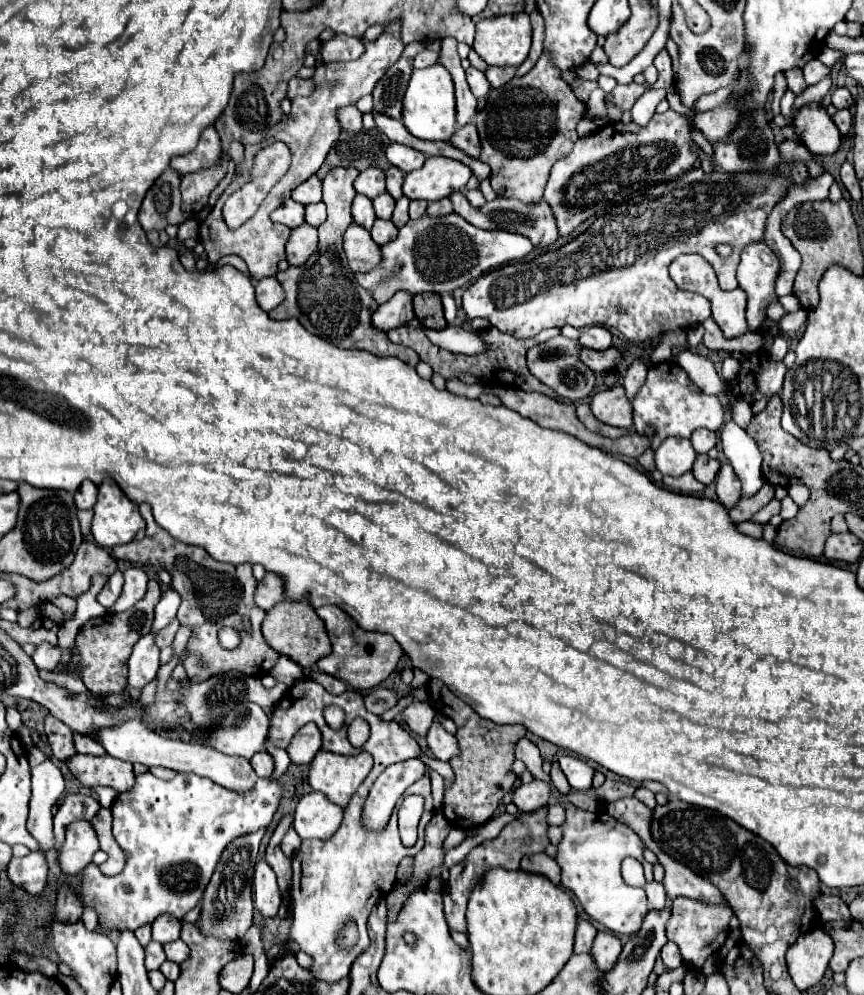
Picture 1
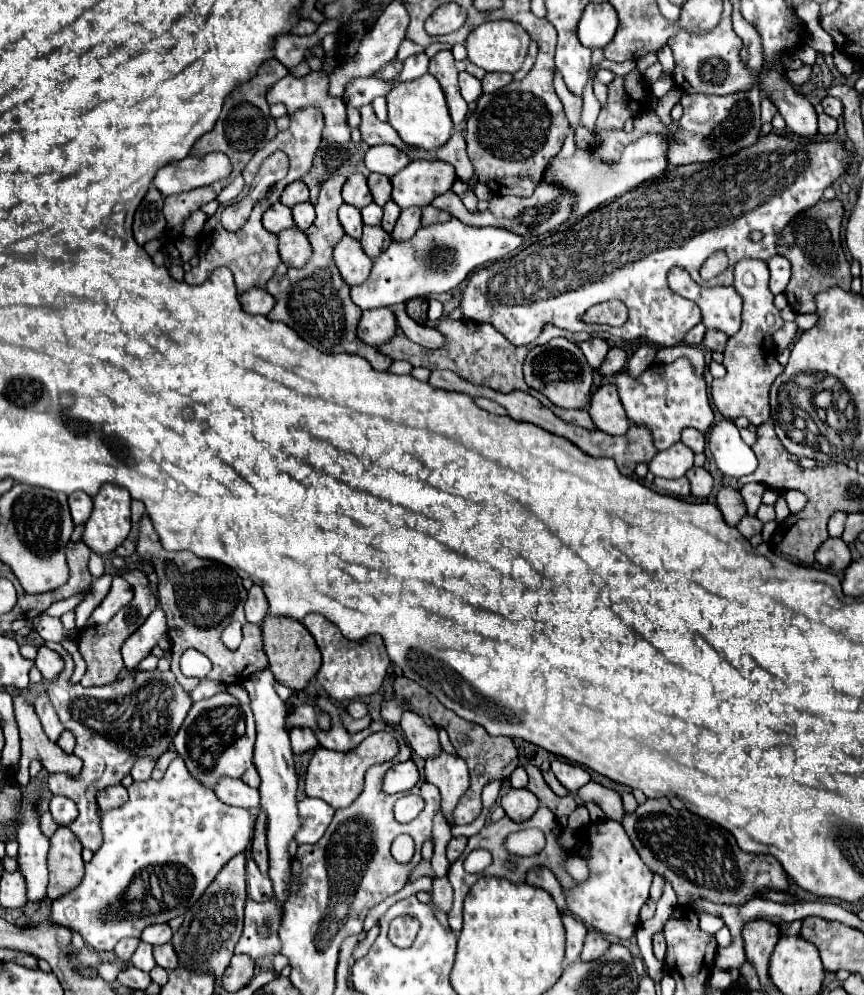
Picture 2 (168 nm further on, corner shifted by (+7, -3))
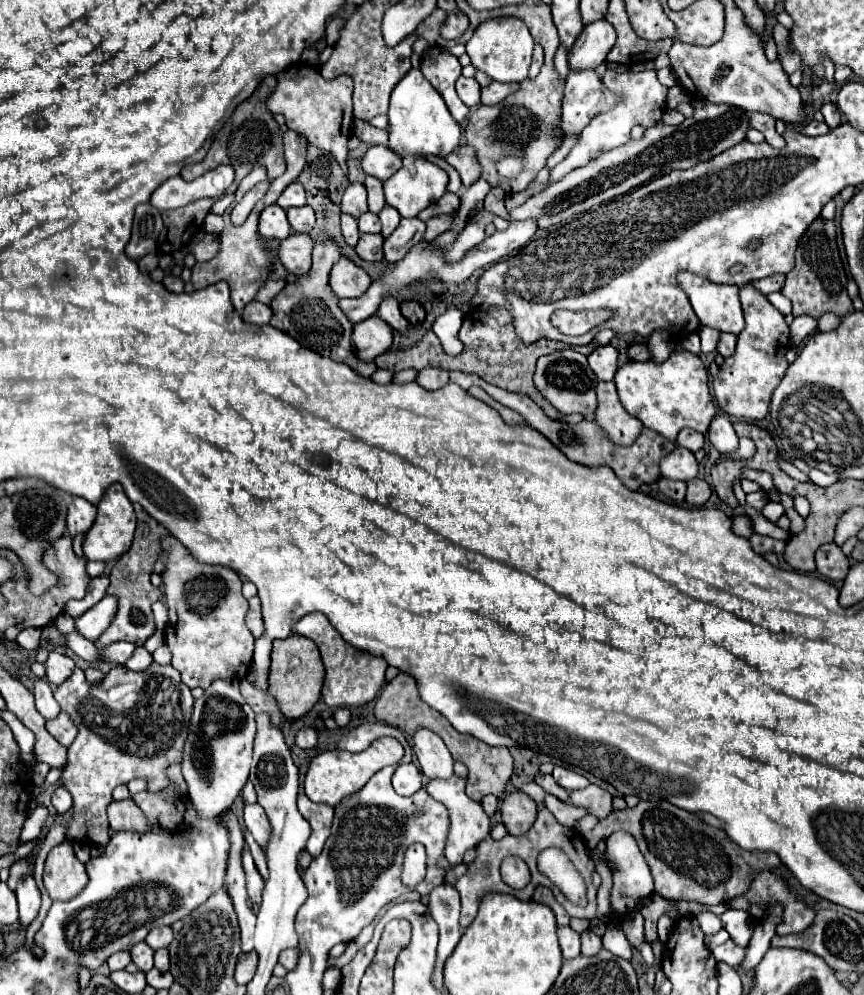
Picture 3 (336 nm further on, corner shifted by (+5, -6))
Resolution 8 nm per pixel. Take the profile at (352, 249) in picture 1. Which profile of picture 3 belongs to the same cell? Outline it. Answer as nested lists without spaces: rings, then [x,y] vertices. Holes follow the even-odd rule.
[[[341,257],[331,269],[329,285],[337,297],[361,297],[369,289],[371,277],[349,257]]]

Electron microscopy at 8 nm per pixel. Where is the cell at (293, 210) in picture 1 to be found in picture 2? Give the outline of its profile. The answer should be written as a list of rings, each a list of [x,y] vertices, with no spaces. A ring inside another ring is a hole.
[[[275,202],[265,214],[263,214],[263,228],[269,230],[271,234],[279,234],[285,228],[295,226],[293,218],[291,218],[291,208],[287,208],[281,202]]]

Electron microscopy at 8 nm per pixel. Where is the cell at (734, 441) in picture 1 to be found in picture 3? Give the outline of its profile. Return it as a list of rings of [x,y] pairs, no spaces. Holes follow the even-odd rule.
[[[717,415],[711,425],[709,425],[709,441],[711,445],[725,457],[737,451],[739,447],[739,437],[733,429],[733,423],[727,419],[727,415]]]

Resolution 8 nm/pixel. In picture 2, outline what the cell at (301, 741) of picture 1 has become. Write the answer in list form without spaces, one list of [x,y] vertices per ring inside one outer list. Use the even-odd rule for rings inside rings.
[[[291,728],[289,738],[291,738],[291,746],[293,746],[295,754],[303,754],[303,752],[319,746],[315,732],[311,728]]]

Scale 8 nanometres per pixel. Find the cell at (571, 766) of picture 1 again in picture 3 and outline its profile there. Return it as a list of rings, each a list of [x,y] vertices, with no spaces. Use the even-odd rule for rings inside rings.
[[[555,767],[553,777],[555,777],[555,781],[557,781],[563,789],[567,789],[567,791],[583,789],[585,785],[589,785],[587,777],[583,777],[581,773],[577,773],[577,771],[573,771],[573,769],[565,769],[565,767]]]

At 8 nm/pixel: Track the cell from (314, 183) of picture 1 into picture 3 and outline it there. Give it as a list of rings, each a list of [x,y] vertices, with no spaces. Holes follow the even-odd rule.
[[[291,183],[283,193],[281,193],[281,197],[277,199],[277,205],[279,207],[283,207],[285,211],[289,209],[289,207],[303,207],[307,201],[305,201],[305,189],[303,189],[303,185],[301,183]]]

